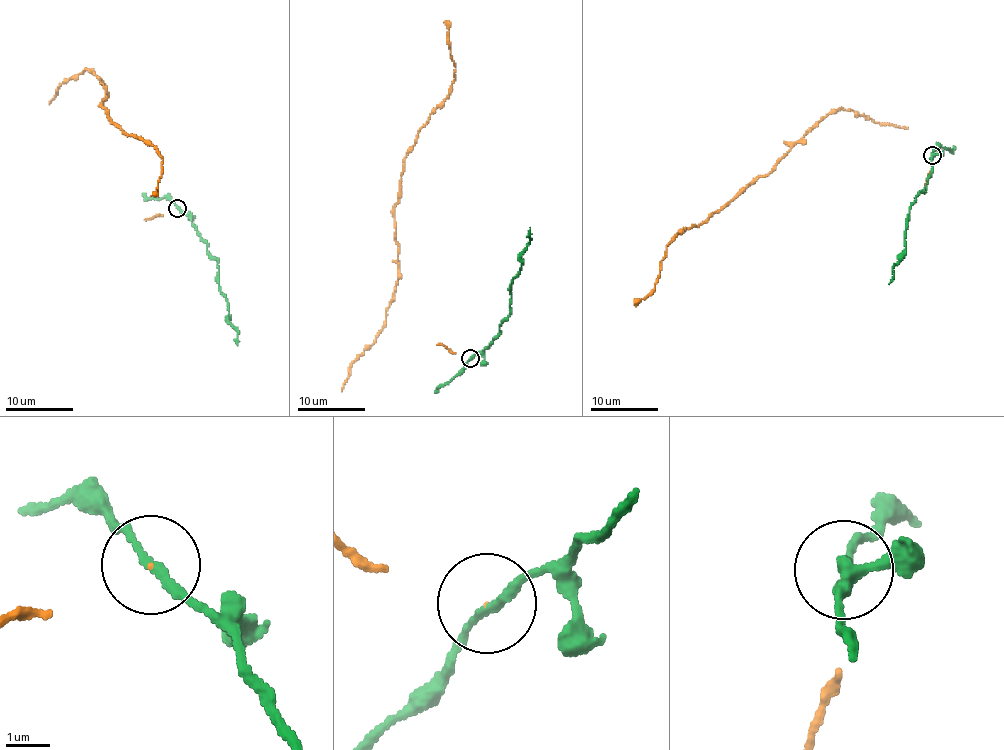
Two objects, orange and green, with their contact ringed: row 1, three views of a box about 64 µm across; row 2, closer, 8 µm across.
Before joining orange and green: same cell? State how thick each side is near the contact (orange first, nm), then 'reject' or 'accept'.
30/180 nm | reject

